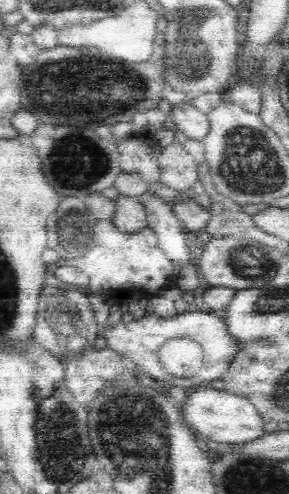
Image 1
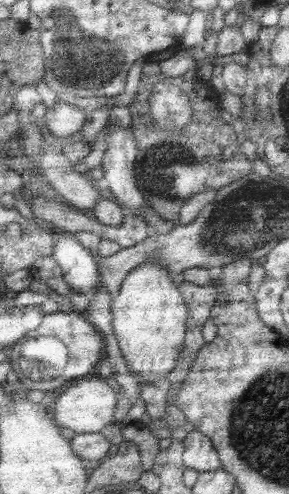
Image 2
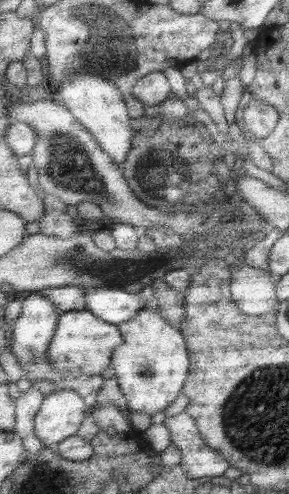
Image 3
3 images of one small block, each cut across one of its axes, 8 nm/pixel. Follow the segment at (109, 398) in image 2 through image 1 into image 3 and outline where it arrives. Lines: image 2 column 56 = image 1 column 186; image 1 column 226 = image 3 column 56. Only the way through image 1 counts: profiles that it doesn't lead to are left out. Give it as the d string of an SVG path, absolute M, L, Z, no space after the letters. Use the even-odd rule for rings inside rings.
M57 390L43 398L35 420L33 434L43 448L55 448L61 440L75 436L85 414L83 398L73 390Z

